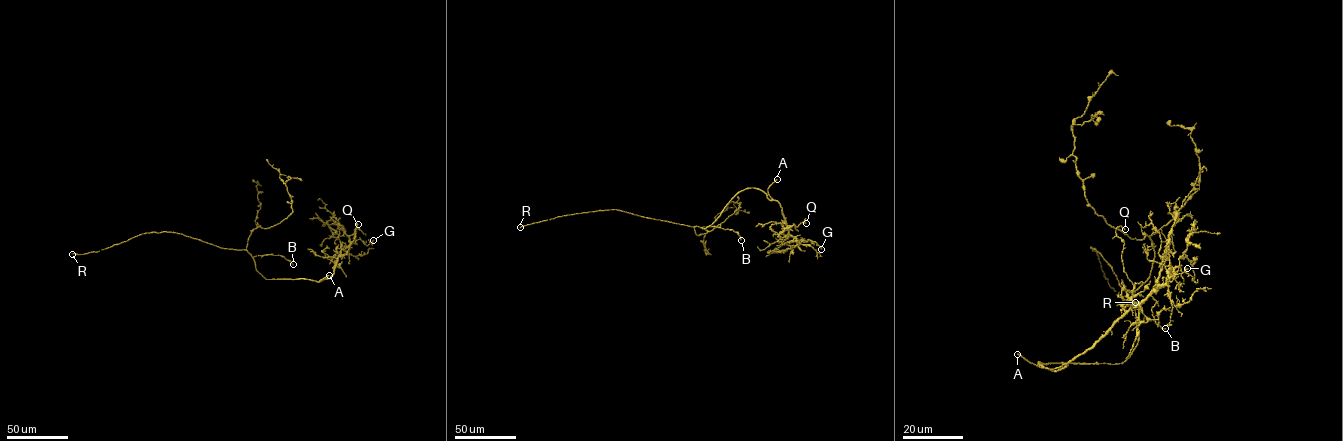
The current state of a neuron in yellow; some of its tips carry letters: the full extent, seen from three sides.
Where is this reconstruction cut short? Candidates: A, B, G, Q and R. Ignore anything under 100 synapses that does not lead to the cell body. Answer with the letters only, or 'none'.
A, R

